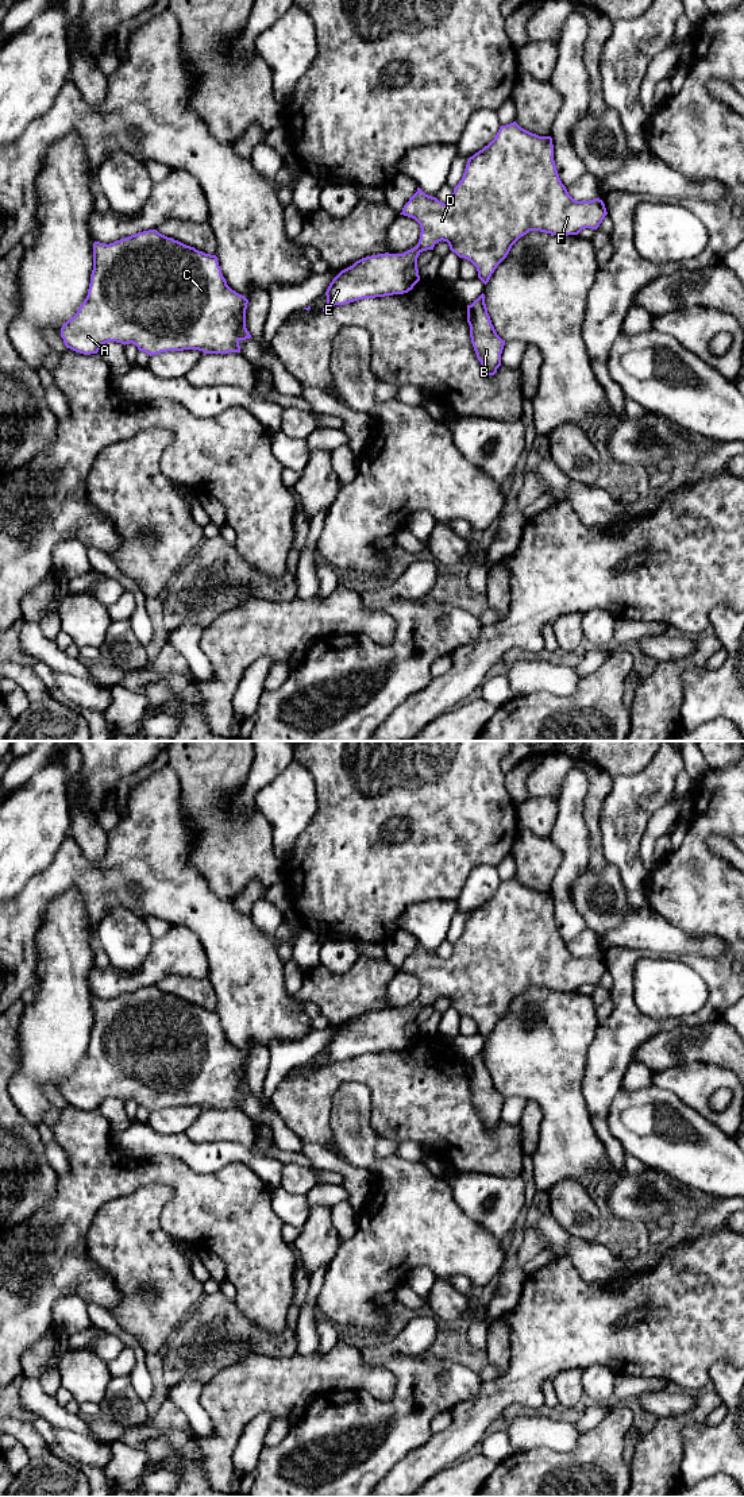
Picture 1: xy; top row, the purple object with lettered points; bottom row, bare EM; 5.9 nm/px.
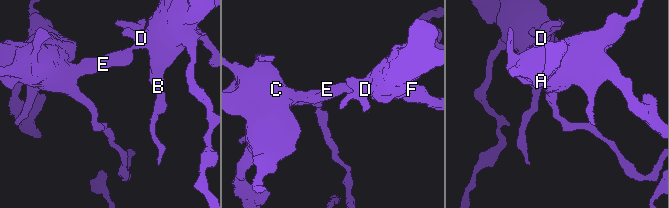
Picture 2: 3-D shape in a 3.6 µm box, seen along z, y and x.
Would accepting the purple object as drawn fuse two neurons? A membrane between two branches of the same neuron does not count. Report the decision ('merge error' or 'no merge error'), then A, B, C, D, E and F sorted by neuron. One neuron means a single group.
no merge error; A B C D E F

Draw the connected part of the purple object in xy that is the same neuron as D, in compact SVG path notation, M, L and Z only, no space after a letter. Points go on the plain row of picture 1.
M513 877L501 881L496 894L469 914L450 958L443 960L417 944L400 971L420 980L417 1002L402 1010L366 1012L342 1026L325 1047L327 1060L323 1068L363 1054L408 1049L420 1037L419 1011L433 1006L442 996L459 1014L470 1016L477 1023L478 1034L486 1041L512 1002L529 987L559 992L578 991L583 984L597 985L608 968L600 954L577 957L568 950L555 922L551 892L539 892Z

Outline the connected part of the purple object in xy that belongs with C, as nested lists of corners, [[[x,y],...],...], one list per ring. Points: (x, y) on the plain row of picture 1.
[[[149,985],[109,1000],[93,999],[88,1052],[77,1069],[62,1081],[61,1093],[66,1104],[84,1111],[97,1110],[108,1097],[124,1101],[132,1099],[150,1112],[184,1106],[198,1106],[204,1110],[240,1108],[239,1097],[251,1093],[246,1084],[247,1060],[244,1052],[227,1041],[216,1011],[198,1007],[157,985]]]

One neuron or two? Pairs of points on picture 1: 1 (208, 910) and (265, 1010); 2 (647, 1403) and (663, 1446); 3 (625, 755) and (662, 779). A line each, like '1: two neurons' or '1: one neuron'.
1: one neuron
2: two neurons
3: two neurons

